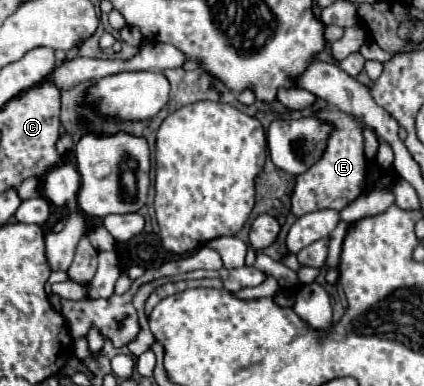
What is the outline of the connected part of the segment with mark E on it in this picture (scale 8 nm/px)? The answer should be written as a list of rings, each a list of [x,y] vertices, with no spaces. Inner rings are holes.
[[[326,106],[318,112],[314,112],[314,118],[318,118],[320,122],[332,124],[332,132],[328,134],[328,142],[326,142],[326,150],[324,150],[322,158],[314,166],[310,166],[304,174],[296,176],[292,198],[290,198],[292,200],[290,212],[296,218],[300,218],[308,212],[314,212],[314,210],[322,210],[322,208],[334,208],[340,212],[344,206],[348,206],[352,200],[356,200],[364,188],[366,156],[364,156],[362,132],[364,132],[366,124],[346,112],[334,110],[332,106]]]

